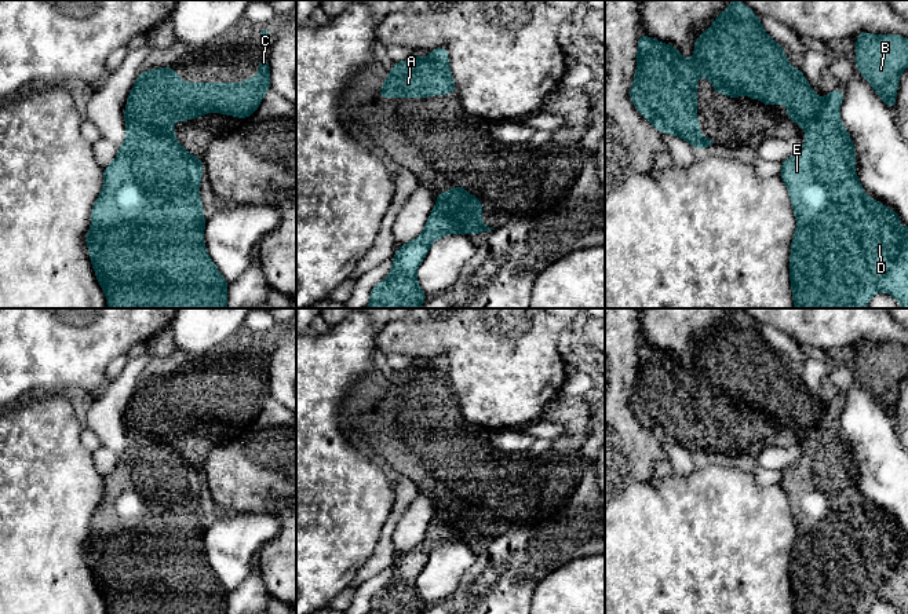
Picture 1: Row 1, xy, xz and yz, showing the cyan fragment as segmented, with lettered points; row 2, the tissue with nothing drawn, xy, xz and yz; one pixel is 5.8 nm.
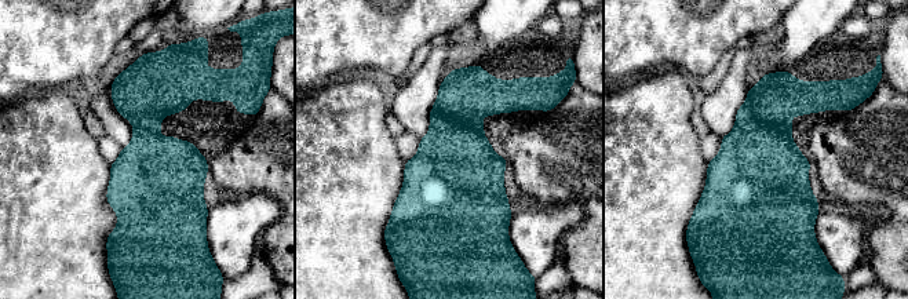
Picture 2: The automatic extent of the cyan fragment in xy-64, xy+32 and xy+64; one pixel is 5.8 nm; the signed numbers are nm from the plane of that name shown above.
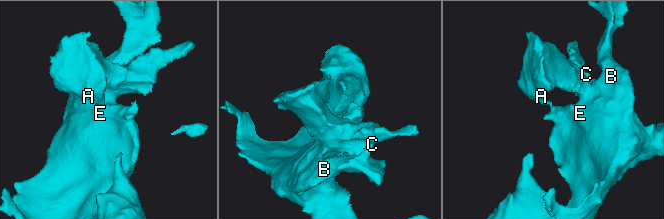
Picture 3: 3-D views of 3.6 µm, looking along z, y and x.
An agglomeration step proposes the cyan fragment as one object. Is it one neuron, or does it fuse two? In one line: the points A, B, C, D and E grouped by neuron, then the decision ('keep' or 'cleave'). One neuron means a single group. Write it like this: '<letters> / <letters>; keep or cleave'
A C / B D E; cleave

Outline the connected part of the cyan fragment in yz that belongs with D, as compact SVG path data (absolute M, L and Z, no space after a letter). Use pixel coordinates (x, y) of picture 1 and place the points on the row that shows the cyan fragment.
M843 92L828 94L828 105L821 112L820 124L805 124L806 142L792 157L781 162L780 176L788 187L796 216L796 230L791 242L790 279L794 308L865 308L878 292L891 295L908 308L908 229L900 224L900 215L876 200L871 200L860 186L856 173L856 150L840 120Z

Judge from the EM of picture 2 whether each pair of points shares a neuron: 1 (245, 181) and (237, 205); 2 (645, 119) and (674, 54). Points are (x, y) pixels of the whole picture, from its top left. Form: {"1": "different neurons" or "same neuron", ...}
{"1": "different neurons", "2": "different neurons"}

